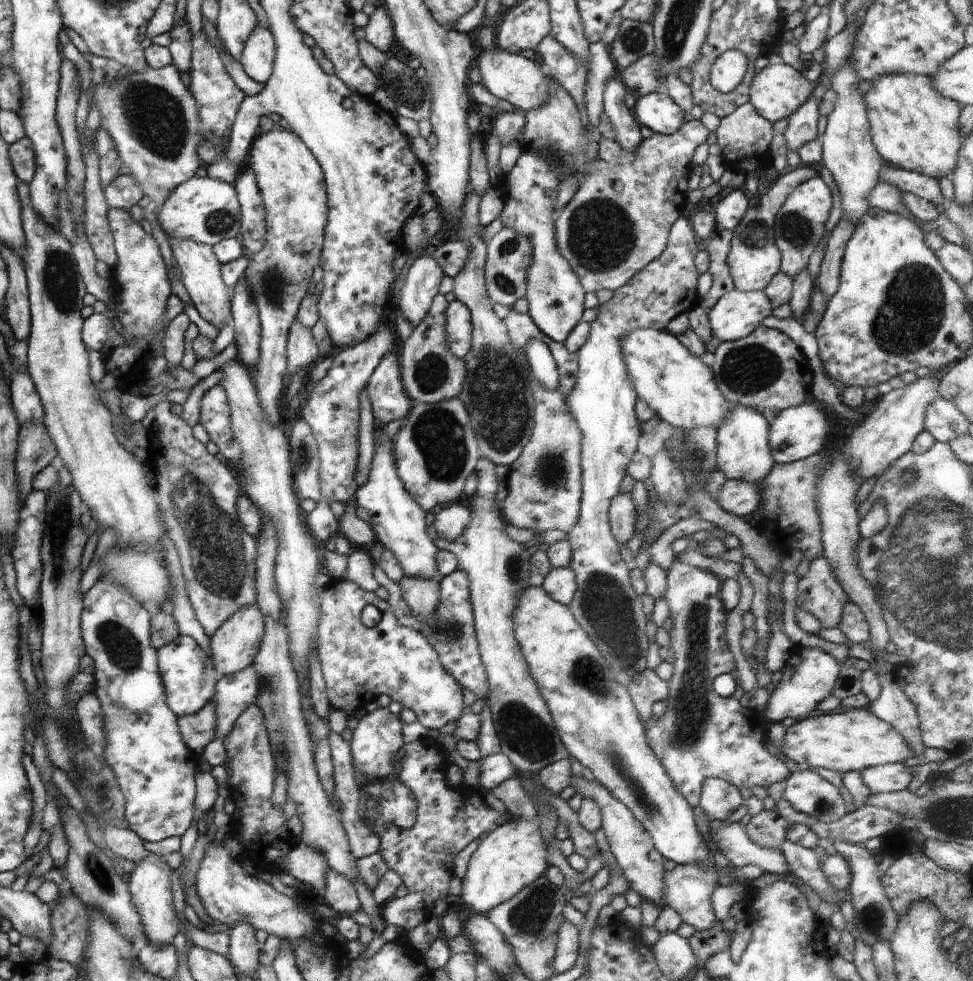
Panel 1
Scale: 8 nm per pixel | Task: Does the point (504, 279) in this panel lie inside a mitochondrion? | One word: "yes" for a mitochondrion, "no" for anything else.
yes

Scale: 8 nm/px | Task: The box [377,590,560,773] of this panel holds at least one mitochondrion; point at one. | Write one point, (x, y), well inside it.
(521, 727)

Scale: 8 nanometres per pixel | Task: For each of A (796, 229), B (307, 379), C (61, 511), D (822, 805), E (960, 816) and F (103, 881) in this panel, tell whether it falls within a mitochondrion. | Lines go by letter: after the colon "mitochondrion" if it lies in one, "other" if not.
A: mitochondrion
B: other
C: mitochondrion
D: mitochondrion
E: mitochondrion
F: mitochondrion

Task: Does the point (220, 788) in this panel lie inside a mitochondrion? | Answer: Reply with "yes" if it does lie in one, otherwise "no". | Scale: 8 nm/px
no

